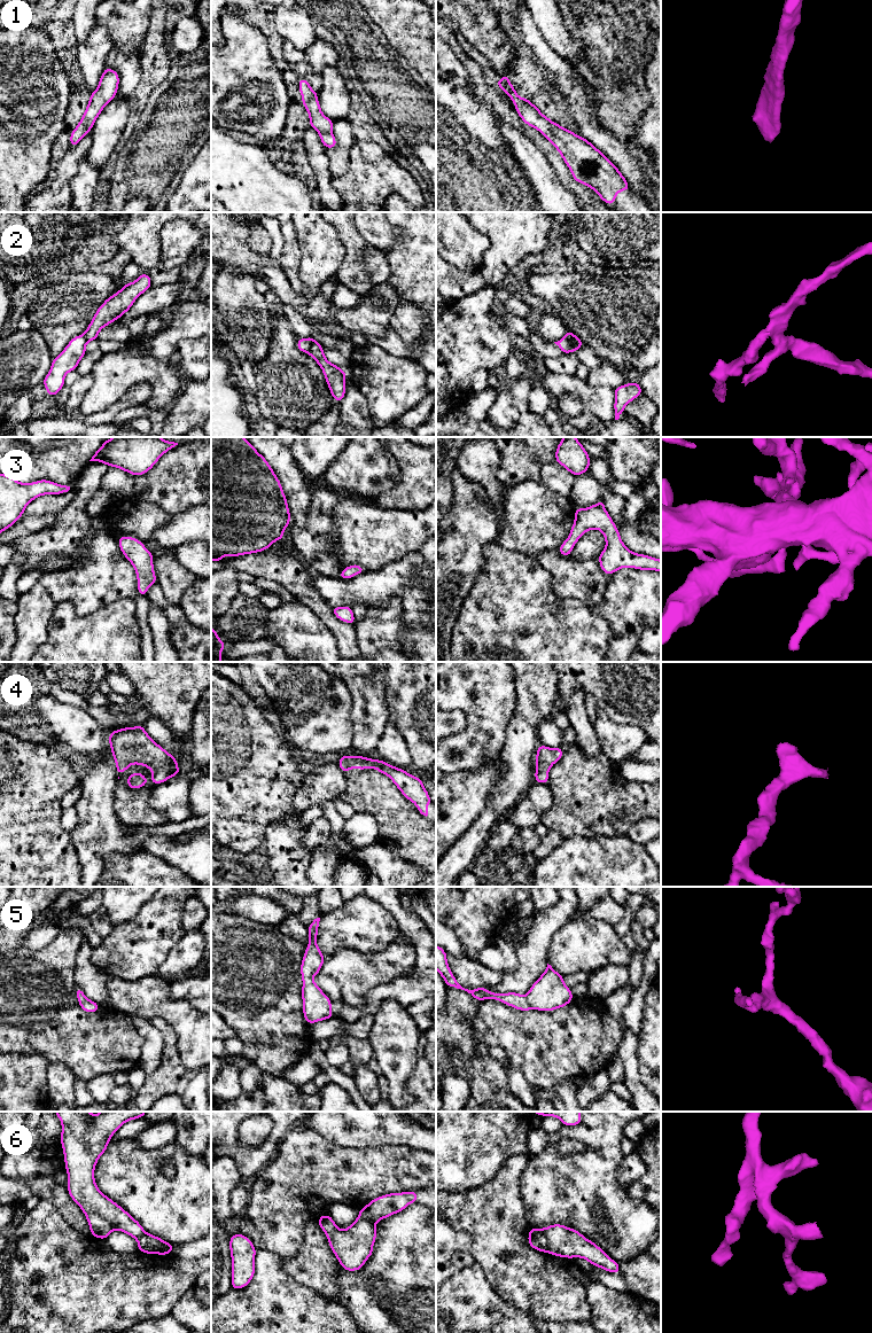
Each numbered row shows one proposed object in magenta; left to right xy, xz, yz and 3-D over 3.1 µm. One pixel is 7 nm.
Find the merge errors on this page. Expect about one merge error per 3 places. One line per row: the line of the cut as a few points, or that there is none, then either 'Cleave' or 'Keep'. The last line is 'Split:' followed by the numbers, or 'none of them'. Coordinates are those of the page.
1: No split. Keep
2: Split along yz (566, 335), (579, 348). Cleave
3: No split. Keep
4: No split. Keep
5: No split. Keep
6: Split along yz (537, 1229), (546, 1240), (547, 1252). Cleave
Split: 2, 6

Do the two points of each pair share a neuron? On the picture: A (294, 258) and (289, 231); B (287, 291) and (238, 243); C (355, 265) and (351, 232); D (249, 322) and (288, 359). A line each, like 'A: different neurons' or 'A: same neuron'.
A: same neuron
B: same neuron
C: same neuron
D: different neurons

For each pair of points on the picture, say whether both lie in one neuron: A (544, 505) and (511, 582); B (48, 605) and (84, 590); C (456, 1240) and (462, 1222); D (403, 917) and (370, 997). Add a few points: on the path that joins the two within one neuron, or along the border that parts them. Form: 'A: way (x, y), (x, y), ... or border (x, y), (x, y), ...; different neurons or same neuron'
A: border (498, 542), (505, 547), (518, 550), (531, 556); different neurons
B: border (38, 583), (56, 602); different neurons
C: border (448, 1223), (469, 1234), (470, 1254); different neurons
D: way (423, 943), (423, 968), (402, 990), (396, 990); same neuron

